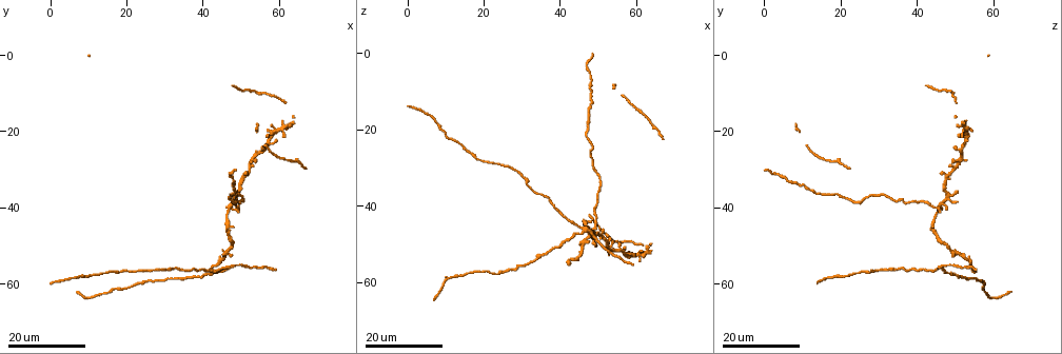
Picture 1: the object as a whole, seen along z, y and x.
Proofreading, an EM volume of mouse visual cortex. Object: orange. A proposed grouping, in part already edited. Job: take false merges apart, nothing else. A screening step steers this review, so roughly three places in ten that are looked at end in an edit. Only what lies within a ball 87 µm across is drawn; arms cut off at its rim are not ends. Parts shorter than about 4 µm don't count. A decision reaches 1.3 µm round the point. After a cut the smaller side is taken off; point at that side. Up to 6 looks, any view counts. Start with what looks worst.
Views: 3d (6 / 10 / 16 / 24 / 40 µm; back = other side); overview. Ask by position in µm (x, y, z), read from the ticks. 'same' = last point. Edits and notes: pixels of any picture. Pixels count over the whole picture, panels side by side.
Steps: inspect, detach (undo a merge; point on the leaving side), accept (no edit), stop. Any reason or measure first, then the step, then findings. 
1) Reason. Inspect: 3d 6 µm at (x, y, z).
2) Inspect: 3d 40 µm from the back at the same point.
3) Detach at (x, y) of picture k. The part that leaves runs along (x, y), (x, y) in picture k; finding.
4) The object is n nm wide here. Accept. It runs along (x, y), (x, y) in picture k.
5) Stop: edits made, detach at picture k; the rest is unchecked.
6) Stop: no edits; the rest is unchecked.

Three-way junction. Inspect: 3d 16 µm at (47.0, 52.0, 50.0).

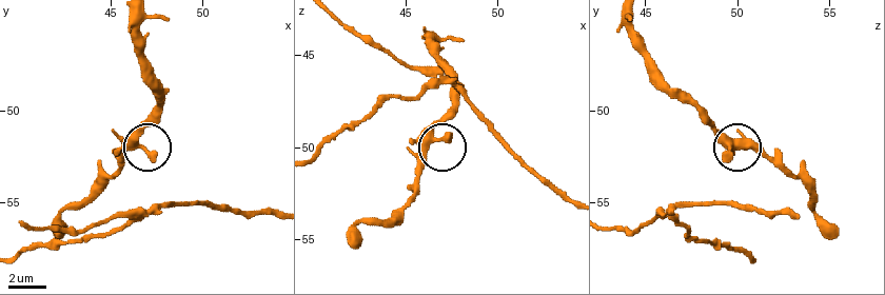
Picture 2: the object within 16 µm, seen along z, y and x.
Inspect: 3d 10 µm at (46.5, 51.9, 49.7).

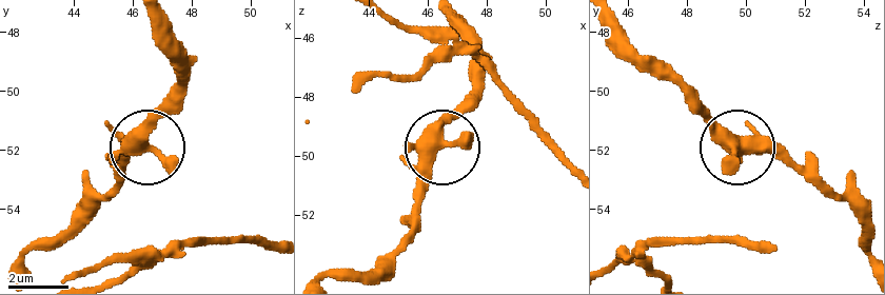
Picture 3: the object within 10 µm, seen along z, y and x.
The side arm is 10 µm long. Accept. It runs along (608, 21), (728, 141), (817, 164) in picture 3; one cell here.

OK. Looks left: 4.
Branch point. Inspect: 3d 16 µm at (46.0, 56.0, 47.0).

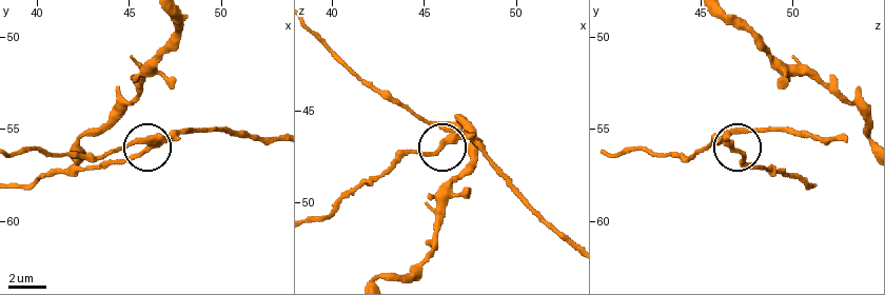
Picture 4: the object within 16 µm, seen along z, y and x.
Inspect: 3d 10 µm at (46.4, 55.7, 46.3).

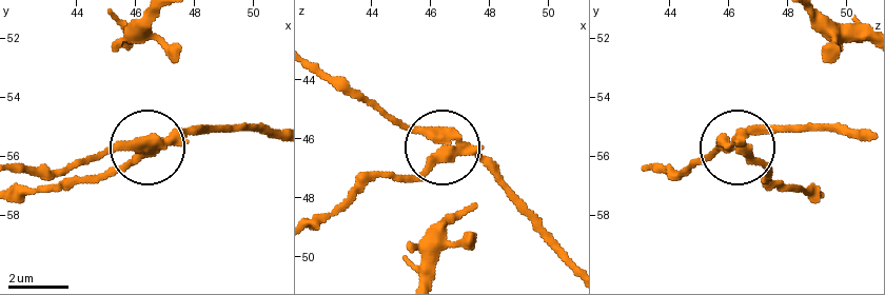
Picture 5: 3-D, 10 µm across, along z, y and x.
The object is 360 nm wide here. Detach at (129, 163) of picture 5. Two cells meet here.

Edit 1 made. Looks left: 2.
Stop: edits made, detach at picture 5; the rest is unchecked.

